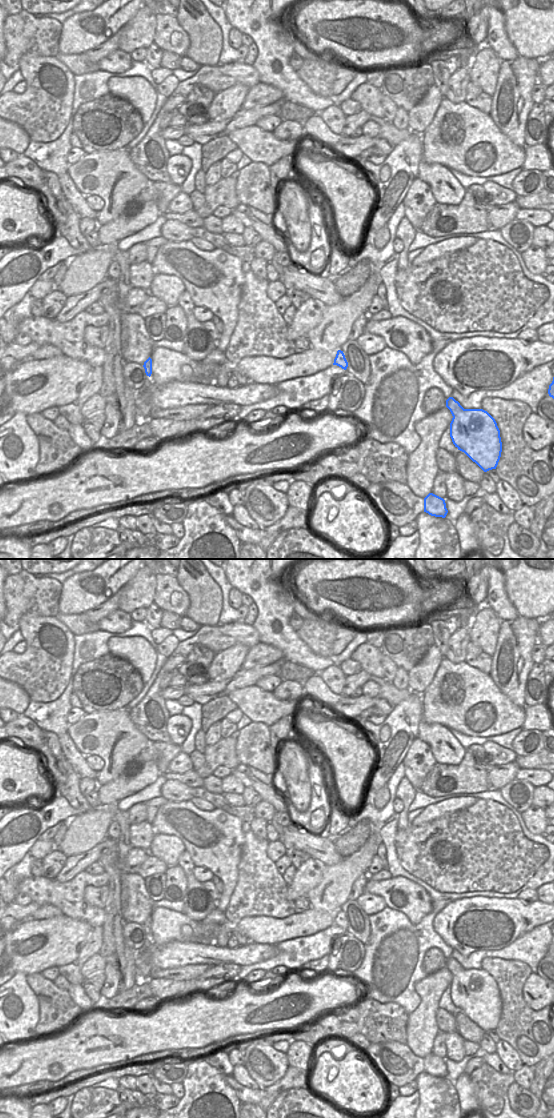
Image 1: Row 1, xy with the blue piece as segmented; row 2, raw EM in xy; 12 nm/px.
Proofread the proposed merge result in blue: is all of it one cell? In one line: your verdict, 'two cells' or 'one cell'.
one cell

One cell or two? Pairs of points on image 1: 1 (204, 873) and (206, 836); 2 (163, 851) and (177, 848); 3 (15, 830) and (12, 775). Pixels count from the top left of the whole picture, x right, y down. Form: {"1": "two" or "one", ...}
{"1": "two", "2": "one", "3": "two"}

